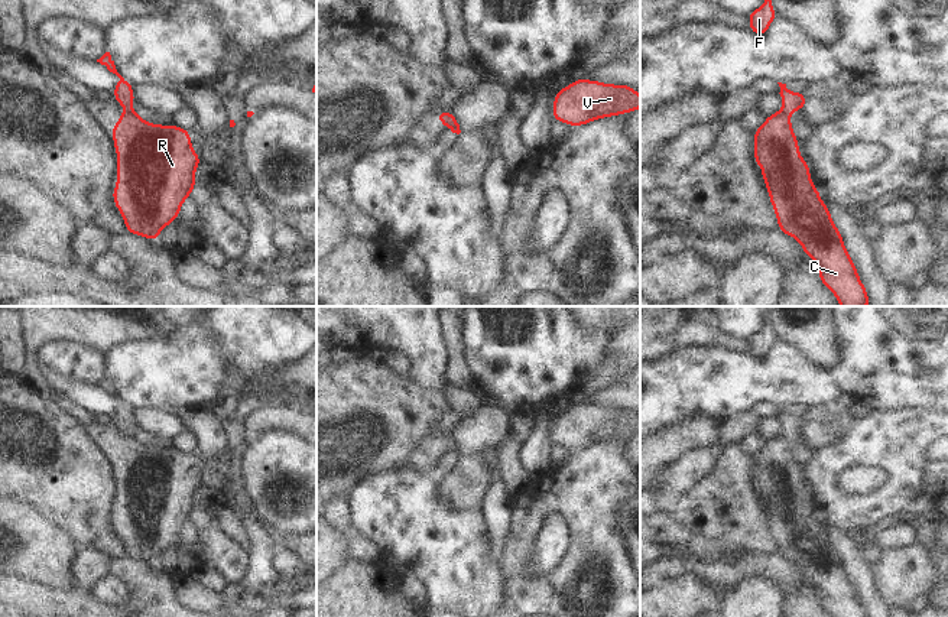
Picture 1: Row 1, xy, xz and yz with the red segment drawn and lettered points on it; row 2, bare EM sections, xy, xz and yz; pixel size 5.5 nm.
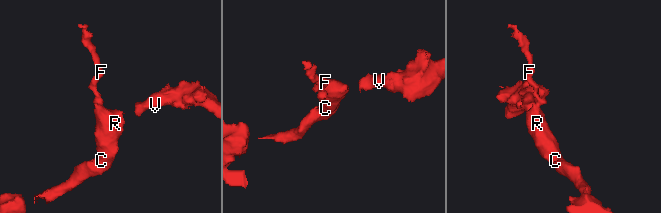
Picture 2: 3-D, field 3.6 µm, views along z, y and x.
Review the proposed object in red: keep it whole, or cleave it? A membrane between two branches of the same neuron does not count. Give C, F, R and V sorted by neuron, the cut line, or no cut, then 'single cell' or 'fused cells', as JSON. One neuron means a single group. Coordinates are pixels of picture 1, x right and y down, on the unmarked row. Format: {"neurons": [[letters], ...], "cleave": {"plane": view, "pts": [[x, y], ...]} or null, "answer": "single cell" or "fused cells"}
{"neurons": [["C", "R", "V"], ["F"]], "cleave": {"plane": "xy", "pts": [[127, 435], [133, 437]]}, "answer": "fused cells"}

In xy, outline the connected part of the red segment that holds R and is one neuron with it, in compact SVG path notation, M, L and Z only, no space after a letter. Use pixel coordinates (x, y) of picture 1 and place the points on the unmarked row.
M121 436L111 454L117 475L117 510L111 514L126 555L158 565L159 556L173 546L182 526L197 510L194 499L201 487L192 473L191 455L175 448L168 451L145 445L136 436Z

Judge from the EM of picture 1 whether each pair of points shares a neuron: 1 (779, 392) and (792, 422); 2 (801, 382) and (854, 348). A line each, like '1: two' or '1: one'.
1: two
2: two

